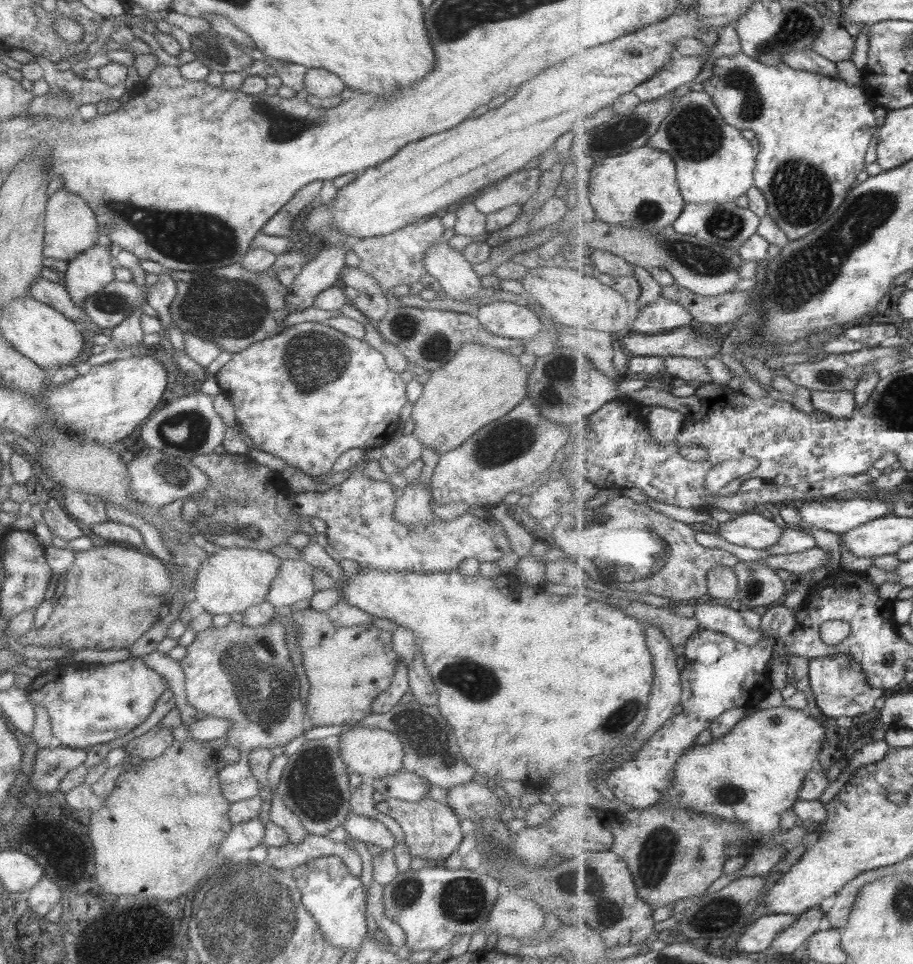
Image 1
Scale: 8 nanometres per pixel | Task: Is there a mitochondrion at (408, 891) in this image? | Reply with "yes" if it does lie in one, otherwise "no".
yes

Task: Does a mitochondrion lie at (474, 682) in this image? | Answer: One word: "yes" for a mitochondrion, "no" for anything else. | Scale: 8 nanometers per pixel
yes

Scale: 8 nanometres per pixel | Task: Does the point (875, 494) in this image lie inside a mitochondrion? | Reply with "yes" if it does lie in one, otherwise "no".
no

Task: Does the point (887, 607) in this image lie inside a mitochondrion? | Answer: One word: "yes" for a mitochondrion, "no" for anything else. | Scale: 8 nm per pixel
no

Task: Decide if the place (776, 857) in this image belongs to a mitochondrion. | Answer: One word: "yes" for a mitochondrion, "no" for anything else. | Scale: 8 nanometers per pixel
no

